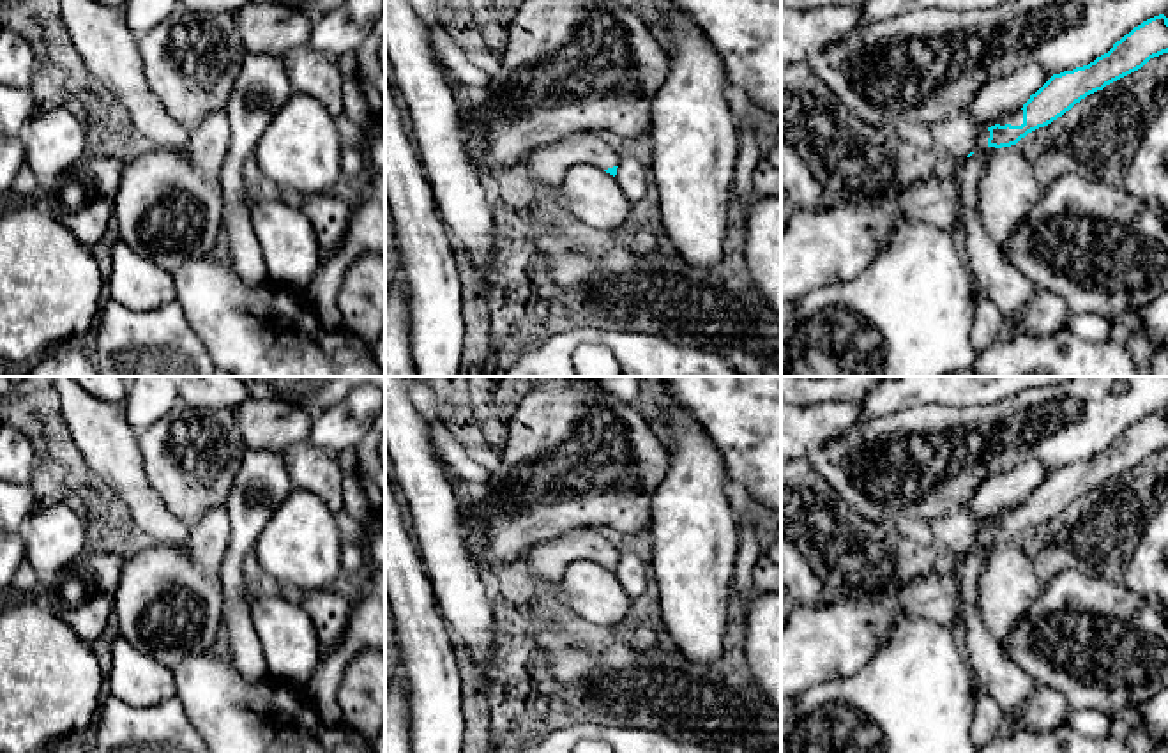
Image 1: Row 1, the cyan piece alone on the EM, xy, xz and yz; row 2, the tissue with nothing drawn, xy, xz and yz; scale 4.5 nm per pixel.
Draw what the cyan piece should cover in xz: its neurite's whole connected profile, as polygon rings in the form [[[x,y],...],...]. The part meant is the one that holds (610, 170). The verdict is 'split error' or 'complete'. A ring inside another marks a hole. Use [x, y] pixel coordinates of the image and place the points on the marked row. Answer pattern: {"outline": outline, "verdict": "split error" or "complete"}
{"outline": [[[588,129],[539,147],[523,161],[528,177],[558,200],[564,175],[571,166],[592,164],[615,177],[620,156]]], "verdict": "split error"}

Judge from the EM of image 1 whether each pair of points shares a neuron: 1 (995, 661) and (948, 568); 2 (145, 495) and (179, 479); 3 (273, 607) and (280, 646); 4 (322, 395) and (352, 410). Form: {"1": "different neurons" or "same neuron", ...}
{"1": "different neurons", "2": "different neurons", "3": "same neuron", "4": "different neurons"}

